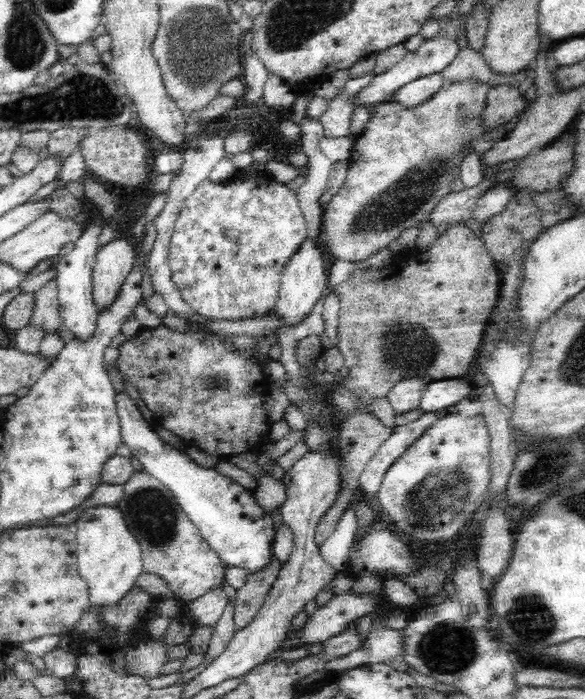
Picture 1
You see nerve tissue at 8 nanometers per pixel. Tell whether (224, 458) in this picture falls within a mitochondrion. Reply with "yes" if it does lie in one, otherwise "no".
no

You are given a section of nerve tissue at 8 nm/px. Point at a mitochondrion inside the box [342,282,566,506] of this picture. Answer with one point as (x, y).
(404, 350)

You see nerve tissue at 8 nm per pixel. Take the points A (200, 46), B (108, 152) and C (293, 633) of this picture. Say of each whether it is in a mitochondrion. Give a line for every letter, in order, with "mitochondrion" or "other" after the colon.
A: mitochondrion
B: other
C: other

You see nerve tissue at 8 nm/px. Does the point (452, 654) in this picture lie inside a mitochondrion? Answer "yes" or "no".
yes

